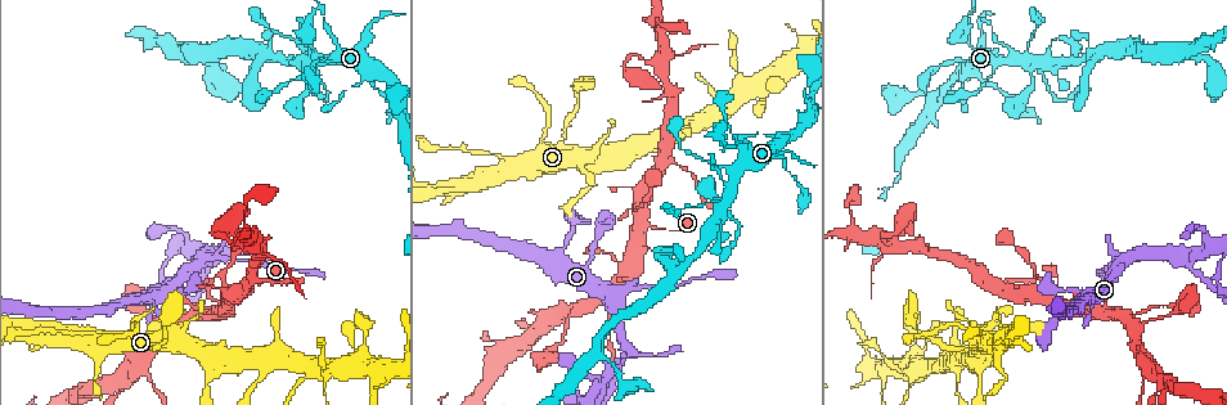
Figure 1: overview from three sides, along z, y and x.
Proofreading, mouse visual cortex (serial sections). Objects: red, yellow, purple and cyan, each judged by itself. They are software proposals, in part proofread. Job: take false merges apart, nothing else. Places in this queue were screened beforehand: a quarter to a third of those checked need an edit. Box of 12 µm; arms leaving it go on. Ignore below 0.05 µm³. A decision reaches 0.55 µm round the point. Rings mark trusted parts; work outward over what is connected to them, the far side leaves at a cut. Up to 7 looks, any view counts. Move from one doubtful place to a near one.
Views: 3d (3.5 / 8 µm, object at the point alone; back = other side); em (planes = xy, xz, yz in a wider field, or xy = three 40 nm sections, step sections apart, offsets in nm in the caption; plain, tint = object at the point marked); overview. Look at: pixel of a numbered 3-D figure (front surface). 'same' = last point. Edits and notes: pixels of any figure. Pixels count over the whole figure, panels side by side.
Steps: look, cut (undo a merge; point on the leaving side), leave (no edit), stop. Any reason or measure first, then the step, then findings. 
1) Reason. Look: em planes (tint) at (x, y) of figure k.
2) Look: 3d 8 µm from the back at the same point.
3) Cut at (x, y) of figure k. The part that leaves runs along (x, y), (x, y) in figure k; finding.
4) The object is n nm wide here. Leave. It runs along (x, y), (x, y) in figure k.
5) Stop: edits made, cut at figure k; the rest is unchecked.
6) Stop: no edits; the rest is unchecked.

Three arms meet. Look: 3d 8 µm at (223, 276) of figure 1.

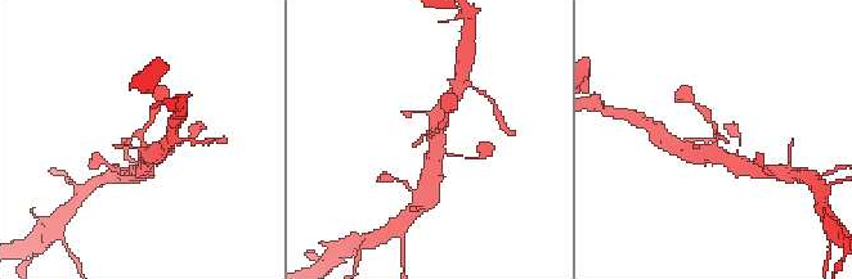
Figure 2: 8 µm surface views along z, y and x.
Need the tissue. Look: em xy step 3 (tint) at (142, 140) of figure 2.

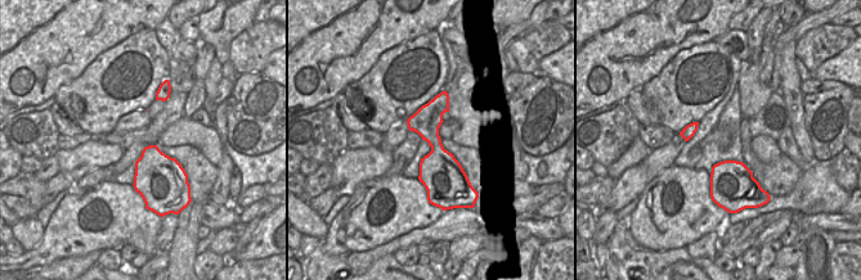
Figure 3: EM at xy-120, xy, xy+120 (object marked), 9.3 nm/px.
The object is 280 nm wide here. Leave. It runs along (732, 161), (713, 154), (717, 129), (702, 108) in figure 2; all the same cell.

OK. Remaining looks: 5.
Abrupt turn. Look: 3d 3.5 µm from the back at (310, 19) of figure 1.

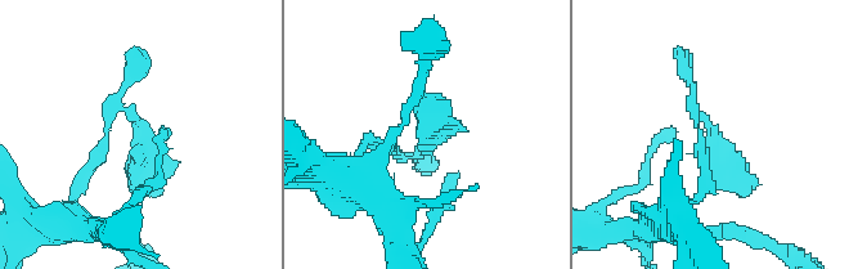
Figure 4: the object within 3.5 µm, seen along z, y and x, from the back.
Need the tissue. Look: em xy step 5 (tint) at (714, 130) of figure 4.

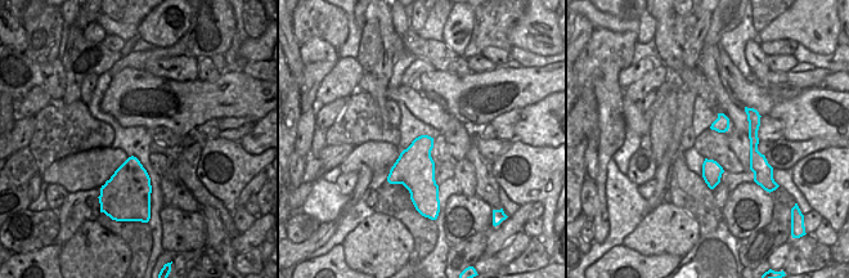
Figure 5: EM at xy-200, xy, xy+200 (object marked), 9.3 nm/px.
Leave. It runs along (391, 148), (416, 155), (450, 102) in figure 4; all the same cell.

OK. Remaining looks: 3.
Sharp bend. Look: 3d 3.5 µm at (1188, 262) of figure 1.

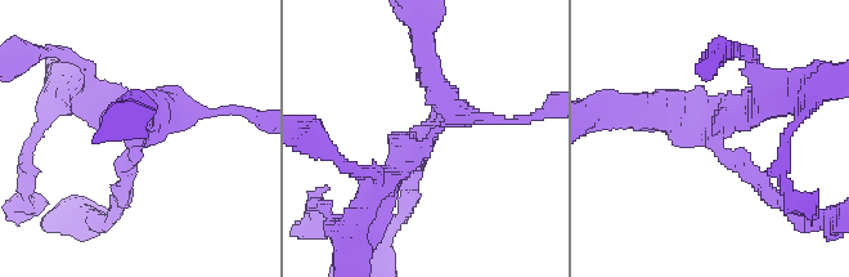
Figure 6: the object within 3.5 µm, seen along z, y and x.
Need the tissue. Look: em xy step 3 (tint) at (438, 125) of figure 6.

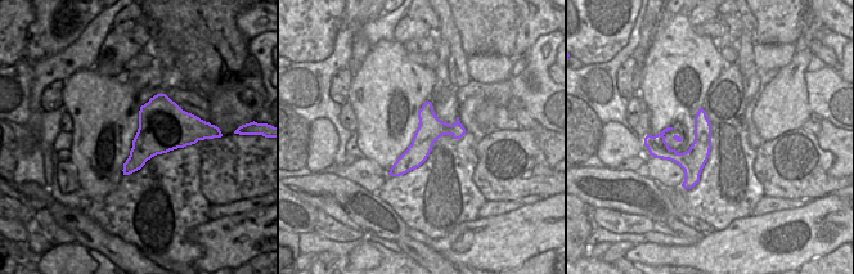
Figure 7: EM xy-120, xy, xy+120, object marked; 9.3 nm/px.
Leave. It runs along (426, 57), (449, 114), (382, 186) in figure 6; one cell here.

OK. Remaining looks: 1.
Stop: no edits; the rest is unchecked.

